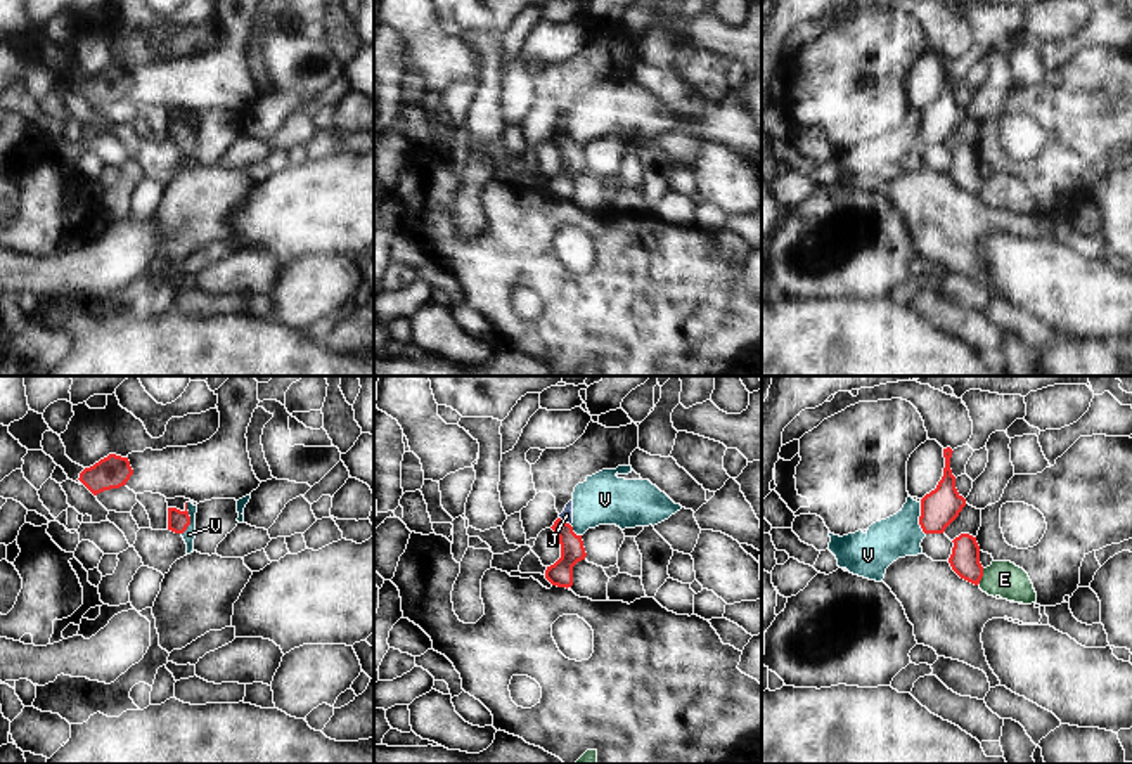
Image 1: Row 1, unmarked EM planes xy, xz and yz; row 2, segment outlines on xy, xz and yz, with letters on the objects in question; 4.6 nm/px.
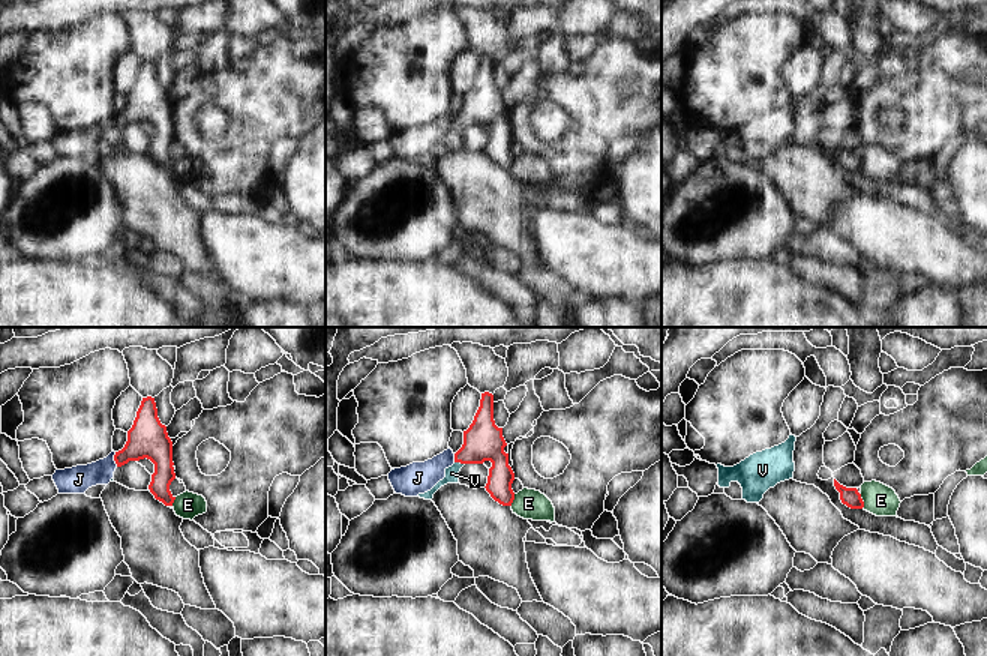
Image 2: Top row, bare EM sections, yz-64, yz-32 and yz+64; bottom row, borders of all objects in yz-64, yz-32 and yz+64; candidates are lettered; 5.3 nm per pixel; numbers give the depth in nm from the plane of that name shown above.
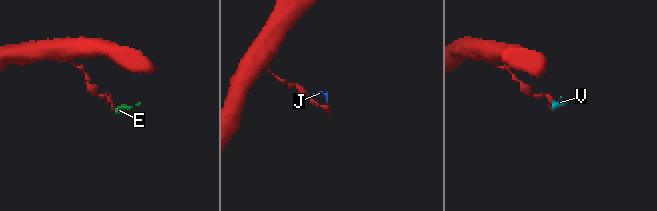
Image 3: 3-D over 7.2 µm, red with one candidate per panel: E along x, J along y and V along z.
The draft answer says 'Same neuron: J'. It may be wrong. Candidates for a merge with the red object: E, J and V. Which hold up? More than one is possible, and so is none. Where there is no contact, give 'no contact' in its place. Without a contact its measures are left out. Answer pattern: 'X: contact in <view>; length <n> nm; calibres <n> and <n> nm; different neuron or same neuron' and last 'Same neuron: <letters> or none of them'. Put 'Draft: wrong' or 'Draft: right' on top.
Draft: wrong
E: contact in yz; length 90 nm; calibres 140 and 170 nm; different neuron
J: contact in xz; length 70 nm; calibres 120 and 60 nm; different neuron
V: contact in xy; length 150 nm; calibres 100 and 60 nm; different neuron
Same neuron: none of them

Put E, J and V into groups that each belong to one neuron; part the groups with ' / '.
E / J V

